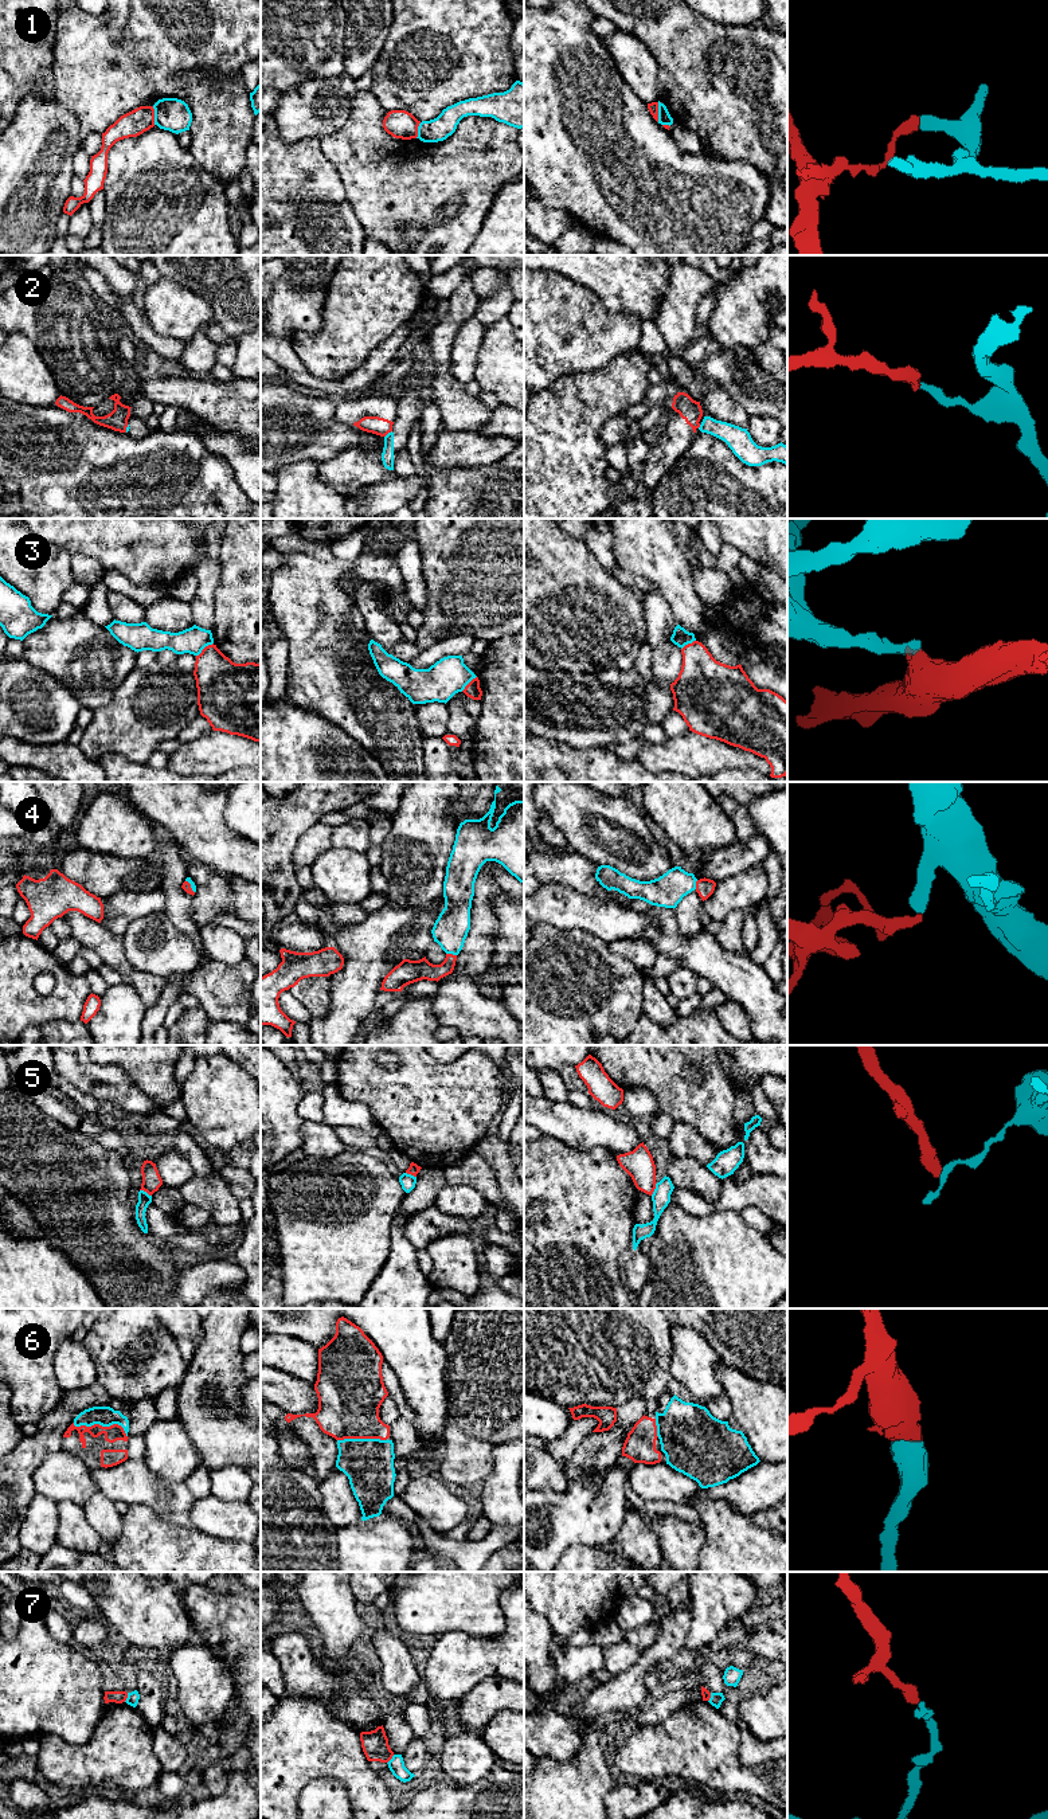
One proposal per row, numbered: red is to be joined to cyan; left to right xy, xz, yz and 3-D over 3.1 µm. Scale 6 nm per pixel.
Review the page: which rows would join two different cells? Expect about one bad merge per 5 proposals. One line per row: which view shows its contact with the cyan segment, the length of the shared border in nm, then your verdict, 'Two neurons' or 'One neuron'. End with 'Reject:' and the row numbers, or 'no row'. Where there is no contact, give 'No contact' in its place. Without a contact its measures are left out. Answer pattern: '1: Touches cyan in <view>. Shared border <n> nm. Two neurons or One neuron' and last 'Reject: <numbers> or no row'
1: Touches cyan in yz. Shared border 120 nm. Two neurons
2: Touches cyan in xz. Shared border 60 nm. Two neurons
3: Touches cyan in xy. Shared border 130 nm. Two neurons
4: Touches cyan in xz. Shared border 70 nm. One neuron
5: Touches cyan in yz. Shared border 90 nm. Two neurons
6: Touches cyan in xy. Shared border 340 nm. One neuron
7: Touches cyan in xy. Shared border 60 nm. Two neurons
Reject: 1, 2, 3, 5, 7

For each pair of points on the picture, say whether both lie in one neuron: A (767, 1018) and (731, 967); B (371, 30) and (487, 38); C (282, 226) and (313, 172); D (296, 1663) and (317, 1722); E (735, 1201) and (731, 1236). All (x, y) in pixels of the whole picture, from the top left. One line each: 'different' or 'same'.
A: same
B: different
C: same
D: different
E: different

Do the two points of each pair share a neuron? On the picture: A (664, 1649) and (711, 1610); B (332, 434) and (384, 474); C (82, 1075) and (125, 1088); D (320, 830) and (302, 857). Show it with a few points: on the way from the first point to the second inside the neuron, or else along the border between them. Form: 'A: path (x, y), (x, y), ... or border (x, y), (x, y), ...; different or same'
A: border (691, 1595), (691, 1628), (683, 1646); different
B: border (382, 439), (371, 445), (347, 448), (323, 462); different
C: path (93, 1078), (100, 1078), (114, 1086); same
D: path (317, 837), (307, 851); same

